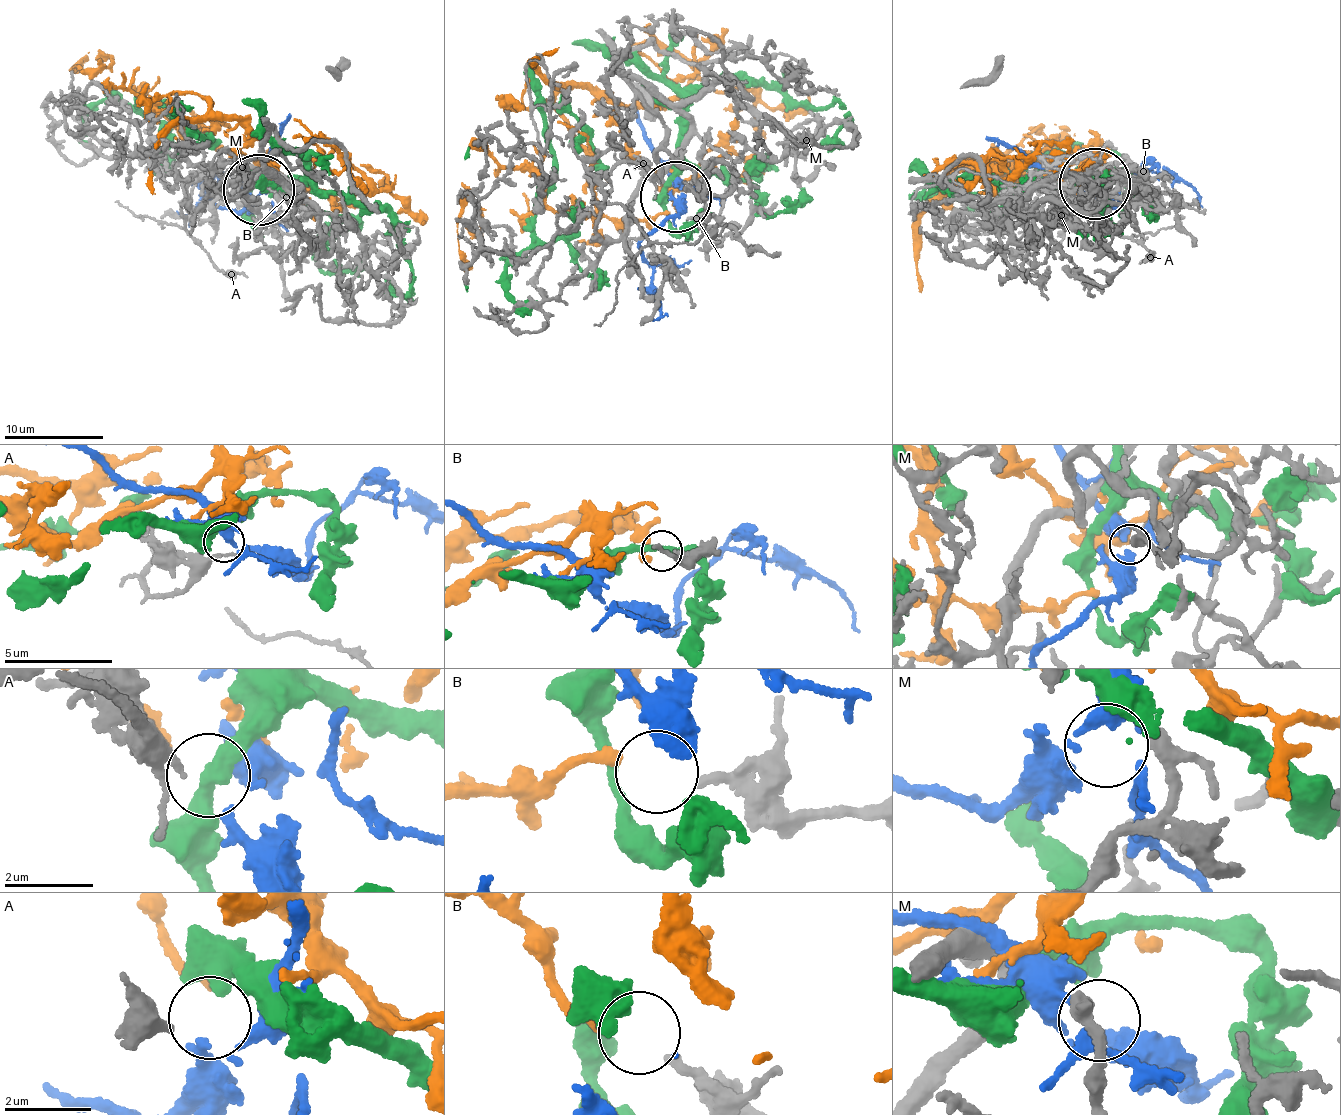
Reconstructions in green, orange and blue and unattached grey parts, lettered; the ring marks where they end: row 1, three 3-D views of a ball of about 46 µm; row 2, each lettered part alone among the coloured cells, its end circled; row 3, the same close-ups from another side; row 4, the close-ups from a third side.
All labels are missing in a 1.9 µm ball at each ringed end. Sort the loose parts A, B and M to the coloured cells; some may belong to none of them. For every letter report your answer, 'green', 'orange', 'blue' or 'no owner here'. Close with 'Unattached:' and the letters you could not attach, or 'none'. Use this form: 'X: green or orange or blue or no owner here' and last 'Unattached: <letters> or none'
A: blue
B: orange
M: no owner here
Unattached: M

